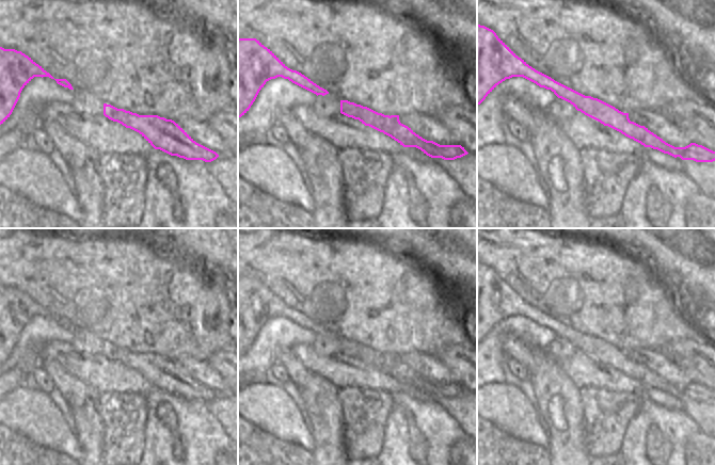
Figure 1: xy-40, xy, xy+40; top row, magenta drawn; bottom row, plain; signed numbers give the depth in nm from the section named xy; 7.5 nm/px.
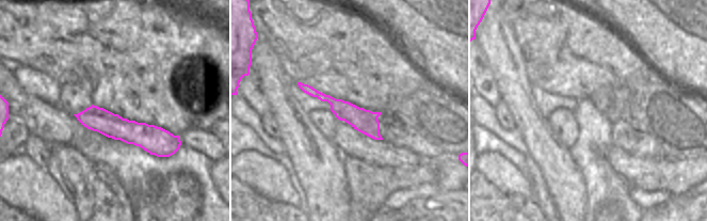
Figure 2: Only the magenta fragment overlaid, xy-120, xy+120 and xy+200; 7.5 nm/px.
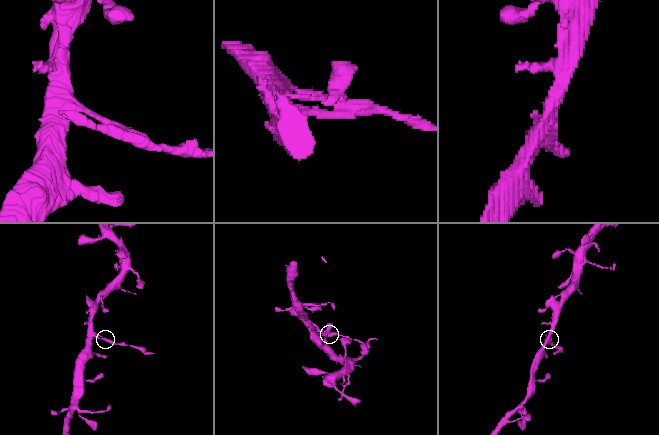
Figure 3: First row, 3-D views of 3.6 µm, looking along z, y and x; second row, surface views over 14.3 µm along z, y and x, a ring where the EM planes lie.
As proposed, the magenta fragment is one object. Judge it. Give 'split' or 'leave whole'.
split

